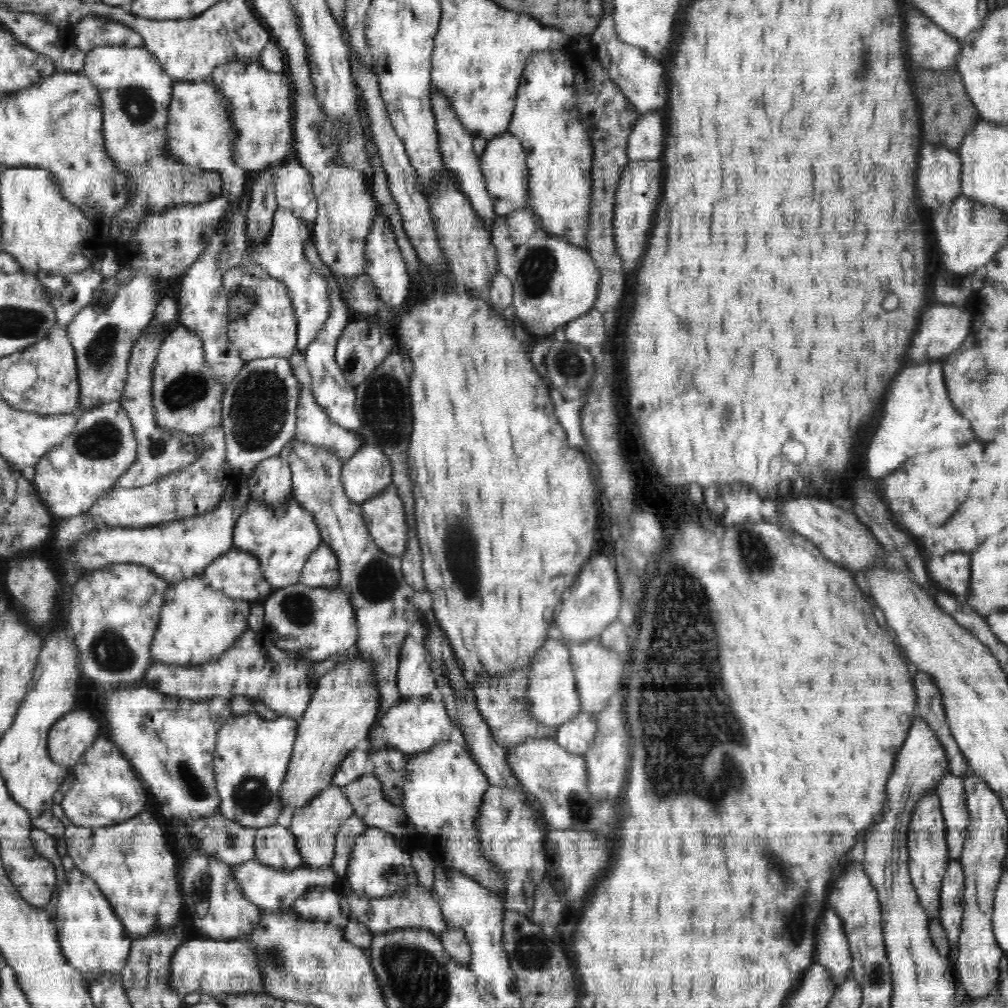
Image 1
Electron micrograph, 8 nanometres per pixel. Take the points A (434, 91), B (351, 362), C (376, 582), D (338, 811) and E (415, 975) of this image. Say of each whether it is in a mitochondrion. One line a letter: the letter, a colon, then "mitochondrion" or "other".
A: other
B: mitochondrion
C: mitochondrion
D: other
E: mitochondrion

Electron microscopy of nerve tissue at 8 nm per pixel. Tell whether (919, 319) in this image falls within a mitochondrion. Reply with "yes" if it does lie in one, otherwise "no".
no

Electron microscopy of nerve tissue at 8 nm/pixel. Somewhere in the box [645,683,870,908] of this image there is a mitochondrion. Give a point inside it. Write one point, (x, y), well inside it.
(785, 876)

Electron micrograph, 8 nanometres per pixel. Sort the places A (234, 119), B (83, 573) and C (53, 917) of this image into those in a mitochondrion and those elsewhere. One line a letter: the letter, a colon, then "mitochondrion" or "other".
A: other
B: other
C: other

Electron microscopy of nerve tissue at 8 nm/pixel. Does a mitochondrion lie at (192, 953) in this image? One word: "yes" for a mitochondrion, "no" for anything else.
no

